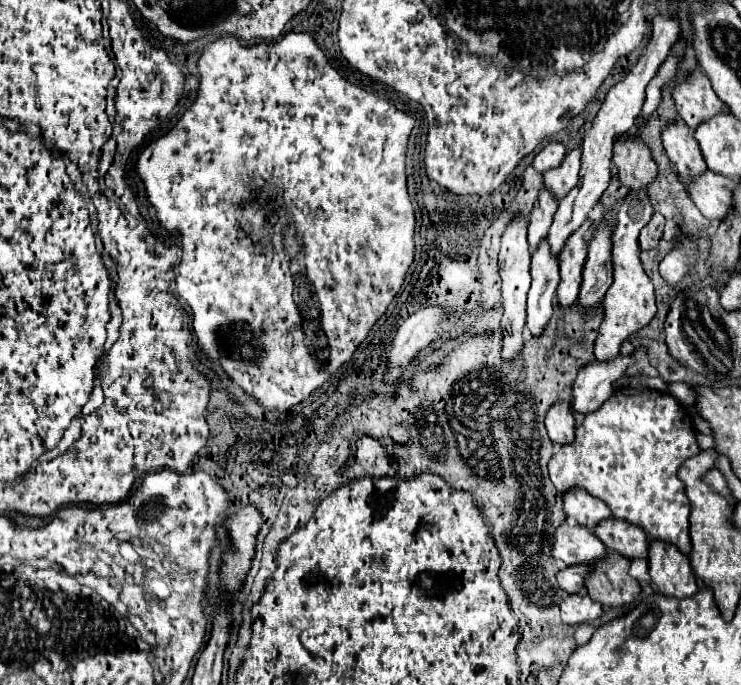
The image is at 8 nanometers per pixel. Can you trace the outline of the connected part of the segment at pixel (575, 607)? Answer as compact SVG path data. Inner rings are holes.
M569 594L561 602L561 620L569 626L595 620L601 614L601 604L591 600L587 594Z

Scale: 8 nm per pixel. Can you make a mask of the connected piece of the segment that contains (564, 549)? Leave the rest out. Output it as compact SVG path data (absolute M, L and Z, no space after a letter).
M561 524L555 534L553 534L553 544L551 544L551 554L557 562L563 562L565 566L567 564L591 564L593 560L601 560L607 550L603 546L603 542L593 534L591 528L585 528L585 526L579 526L579 524Z

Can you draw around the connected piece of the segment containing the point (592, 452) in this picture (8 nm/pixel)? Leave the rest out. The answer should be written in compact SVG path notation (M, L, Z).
M619 388L605 400L595 412L585 414L581 426L577 426L575 440L571 444L563 444L555 448L547 470L549 478L559 492L565 492L569 486L585 488L589 494L601 498L615 518L623 518L647 534L673 542L683 554L691 552L689 542L689 512L691 504L685 496L683 482L677 478L679 466L699 454L699 446L695 442L695 430L689 414L679 406L679 402L659 390L629 390Z

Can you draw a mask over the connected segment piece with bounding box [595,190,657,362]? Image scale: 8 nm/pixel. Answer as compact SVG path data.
M645 190L629 192L617 212L617 224L615 224L615 232L613 232L613 270L615 270L613 278L615 280L603 300L605 318L599 328L599 336L595 340L595 358L601 362L609 362L615 356L619 356L621 344L625 340L629 340L629 336L635 330L649 324L657 312L653 284L647 278L647 274L643 272L641 262L639 262L641 248L639 248L639 240L637 240L641 228L651 220L651 216L653 216L653 206L651 206L651 200Z

